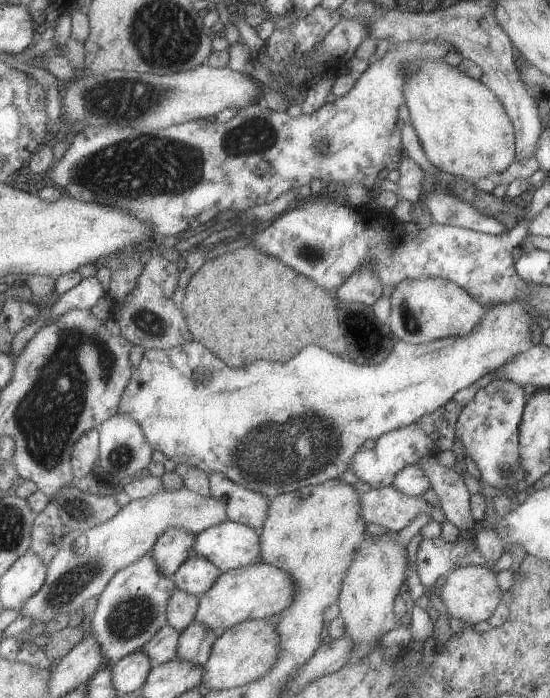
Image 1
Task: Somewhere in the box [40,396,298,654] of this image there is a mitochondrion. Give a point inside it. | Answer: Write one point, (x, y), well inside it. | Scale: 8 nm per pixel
(129, 619)

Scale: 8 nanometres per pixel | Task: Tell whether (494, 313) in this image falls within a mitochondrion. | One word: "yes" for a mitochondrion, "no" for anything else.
no

